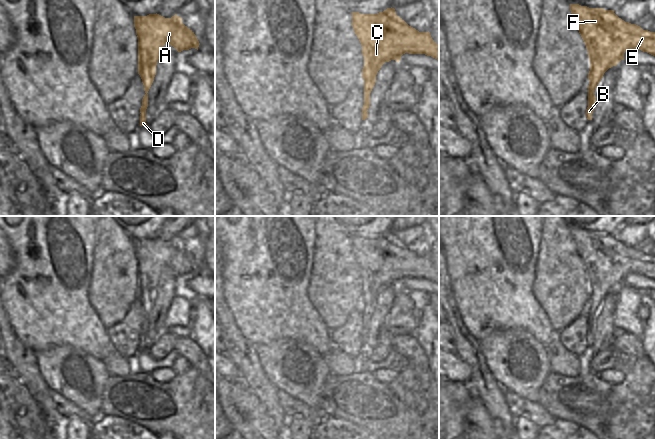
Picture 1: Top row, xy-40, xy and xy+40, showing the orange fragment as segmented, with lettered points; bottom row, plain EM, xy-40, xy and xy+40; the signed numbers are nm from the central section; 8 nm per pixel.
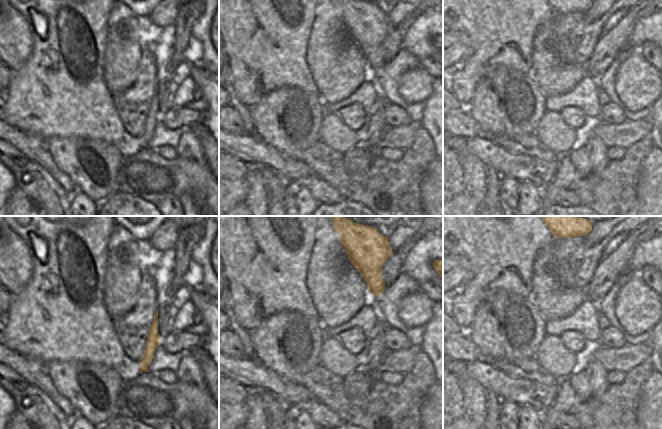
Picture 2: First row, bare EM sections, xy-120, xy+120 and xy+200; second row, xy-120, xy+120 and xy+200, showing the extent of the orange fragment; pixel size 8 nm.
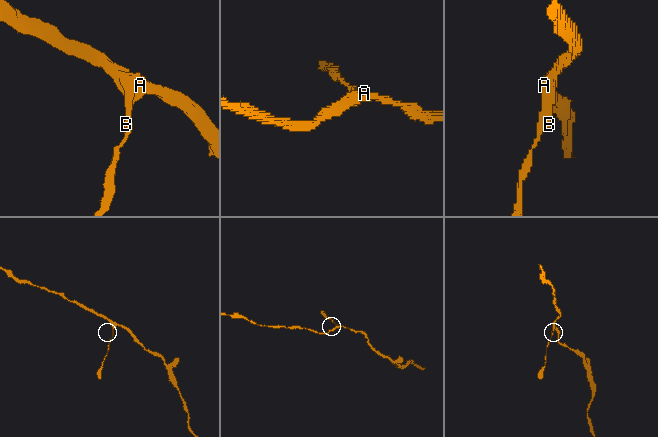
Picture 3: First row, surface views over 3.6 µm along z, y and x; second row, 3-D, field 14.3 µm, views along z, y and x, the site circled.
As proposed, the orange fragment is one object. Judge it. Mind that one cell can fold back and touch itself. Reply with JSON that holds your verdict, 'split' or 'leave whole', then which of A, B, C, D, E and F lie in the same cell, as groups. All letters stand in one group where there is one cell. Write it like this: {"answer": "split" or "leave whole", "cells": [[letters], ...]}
{"answer": "leave whole", "cells": [["A", "B", "C", "D", "E", "F"]]}

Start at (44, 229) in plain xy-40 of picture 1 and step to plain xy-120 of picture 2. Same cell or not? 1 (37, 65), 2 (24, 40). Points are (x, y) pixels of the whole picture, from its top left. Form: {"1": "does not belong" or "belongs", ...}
{"1": "belongs", "2": "does not belong"}

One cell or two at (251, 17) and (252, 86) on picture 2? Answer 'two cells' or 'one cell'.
one cell

